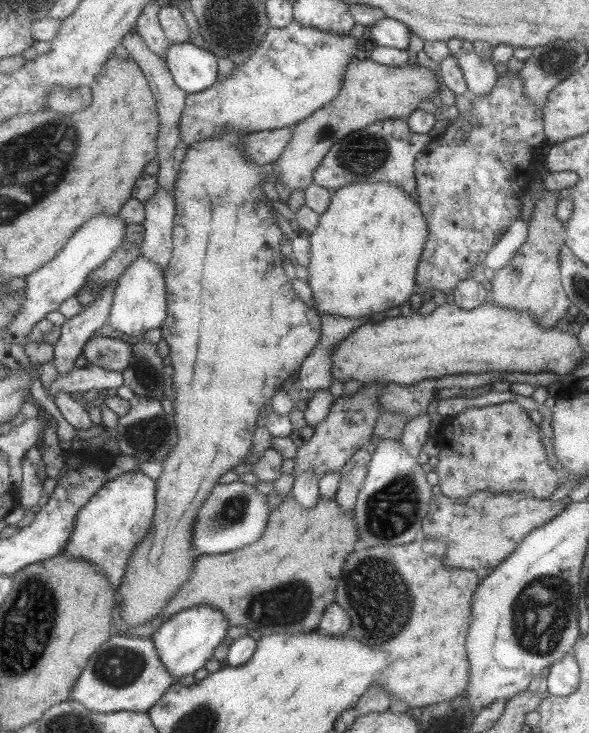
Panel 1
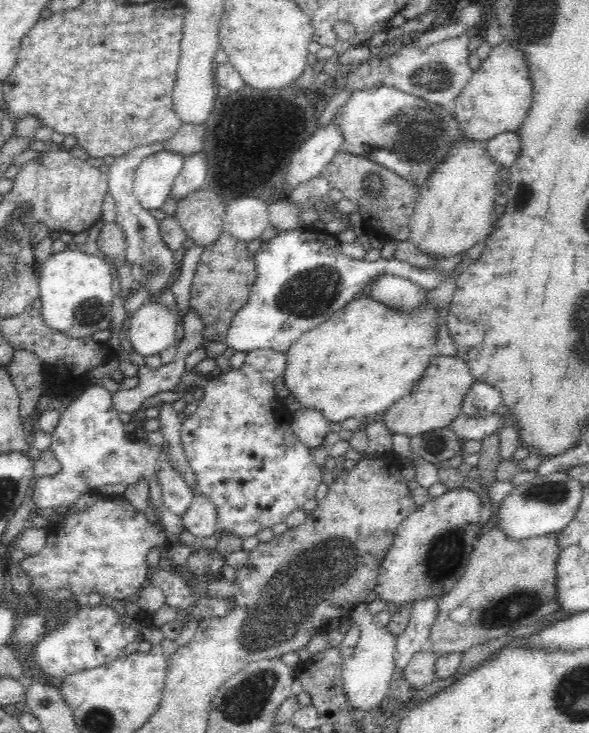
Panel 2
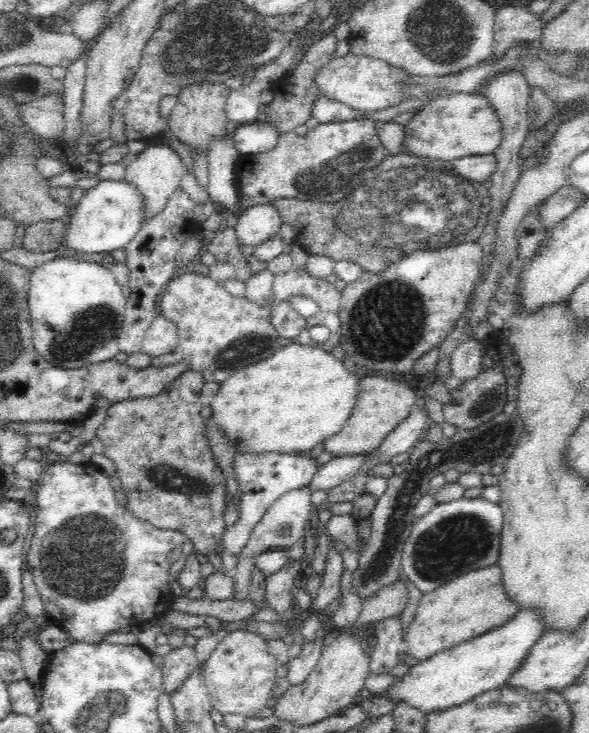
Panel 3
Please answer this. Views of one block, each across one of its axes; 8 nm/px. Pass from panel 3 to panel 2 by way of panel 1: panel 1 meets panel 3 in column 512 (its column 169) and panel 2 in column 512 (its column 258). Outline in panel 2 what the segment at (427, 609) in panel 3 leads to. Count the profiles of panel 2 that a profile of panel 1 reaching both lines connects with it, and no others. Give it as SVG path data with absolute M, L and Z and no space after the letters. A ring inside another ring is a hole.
M498 525L493 526L473 544L473 551L466 570L458 582L438 599L438 612L429 634L429 647L437 656L450 652L466 652L476 644L486 640L499 638L519 626L530 626L548 614L558 611L556 599L556 564L560 554L558 537L555 532L529 539L510 539ZM458 608L468 610L468 618L464 622L455 622L452 612Z

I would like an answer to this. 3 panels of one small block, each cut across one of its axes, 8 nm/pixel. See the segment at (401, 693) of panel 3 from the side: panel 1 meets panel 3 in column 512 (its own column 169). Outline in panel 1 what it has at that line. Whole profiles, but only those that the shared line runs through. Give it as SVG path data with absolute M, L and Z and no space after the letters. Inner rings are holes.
M199 604L172 615L152 635L162 664L168 674L178 681L183 676L194 675L201 668L205 668L215 648L226 638L229 627L228 618L219 608Z

